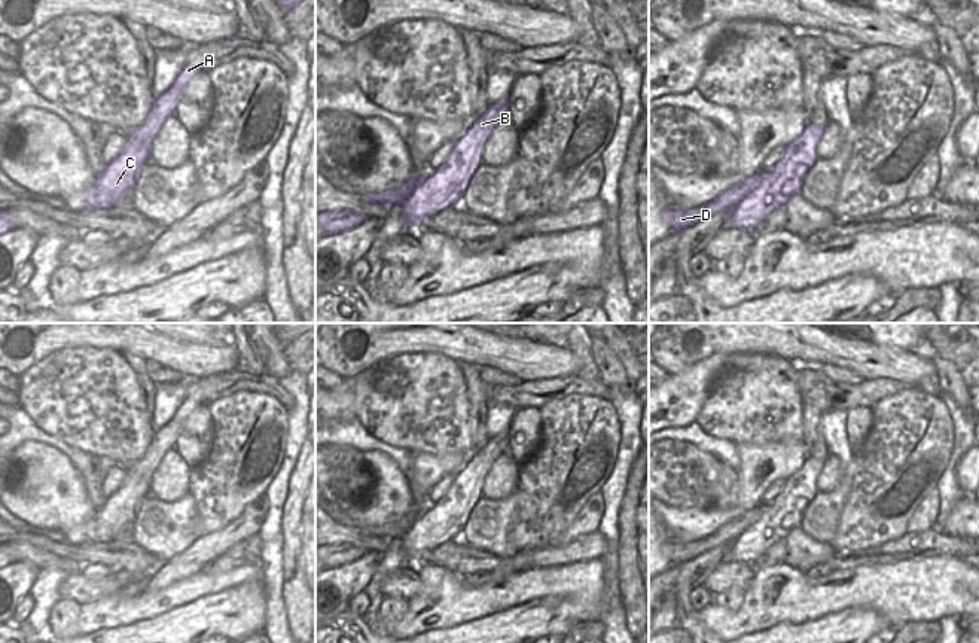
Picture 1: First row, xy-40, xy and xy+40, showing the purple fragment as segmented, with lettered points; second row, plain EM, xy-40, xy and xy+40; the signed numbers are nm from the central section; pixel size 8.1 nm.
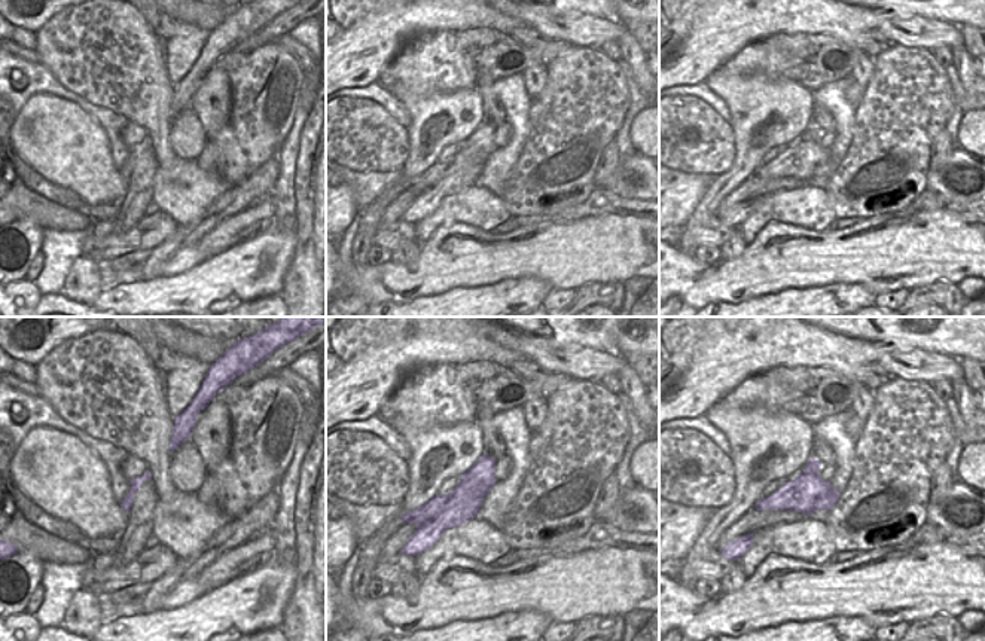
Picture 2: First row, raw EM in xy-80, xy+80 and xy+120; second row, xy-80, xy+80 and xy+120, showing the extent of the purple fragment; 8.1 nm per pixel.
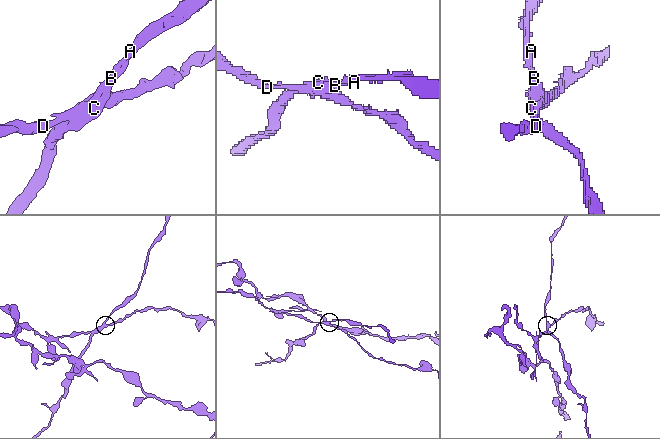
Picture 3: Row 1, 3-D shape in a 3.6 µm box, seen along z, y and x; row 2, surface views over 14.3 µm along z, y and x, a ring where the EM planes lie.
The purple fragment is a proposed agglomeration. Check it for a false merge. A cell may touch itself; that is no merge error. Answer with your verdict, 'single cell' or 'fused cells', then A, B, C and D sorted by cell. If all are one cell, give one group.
fused cells; groups A B C / D

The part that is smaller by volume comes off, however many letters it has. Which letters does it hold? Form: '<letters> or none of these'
A, B, C

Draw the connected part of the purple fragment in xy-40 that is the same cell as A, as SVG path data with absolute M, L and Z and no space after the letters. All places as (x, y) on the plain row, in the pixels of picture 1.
M186 397L176 415L156 430L144 455L128 464L126 475L116 493L104 500L88 525L86 543L113 542L122 528L134 522L141 502L149 496L153 472L165 454L176 448L187 415L199 406L193 397Z

